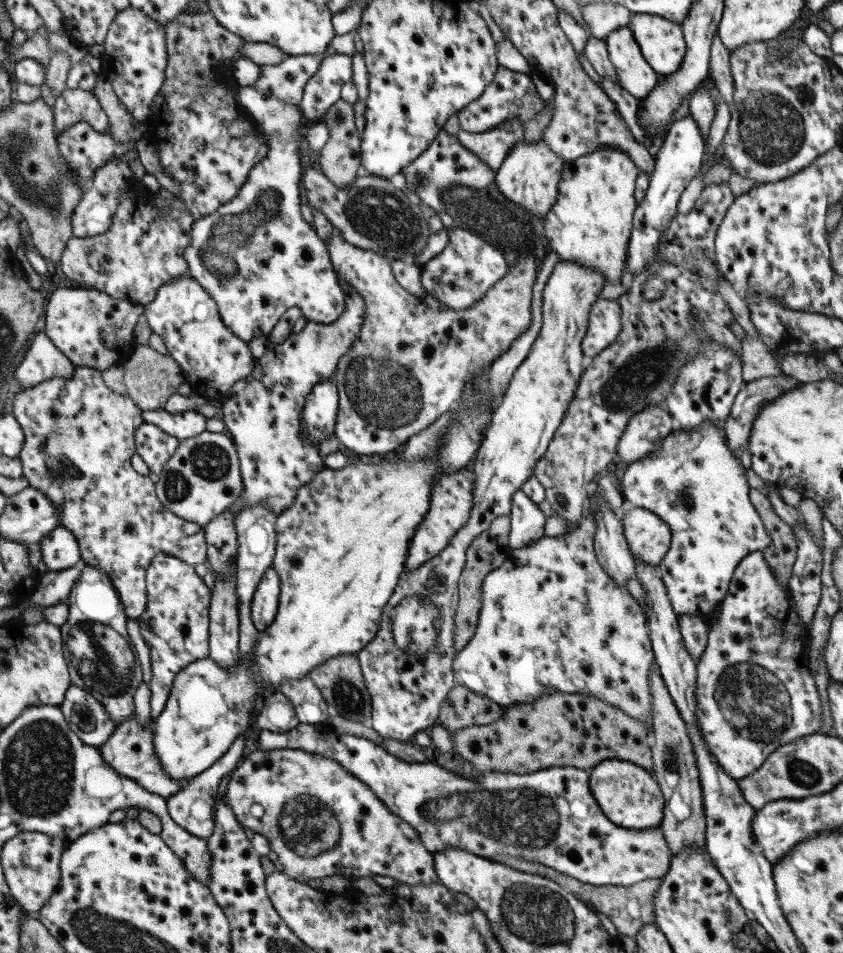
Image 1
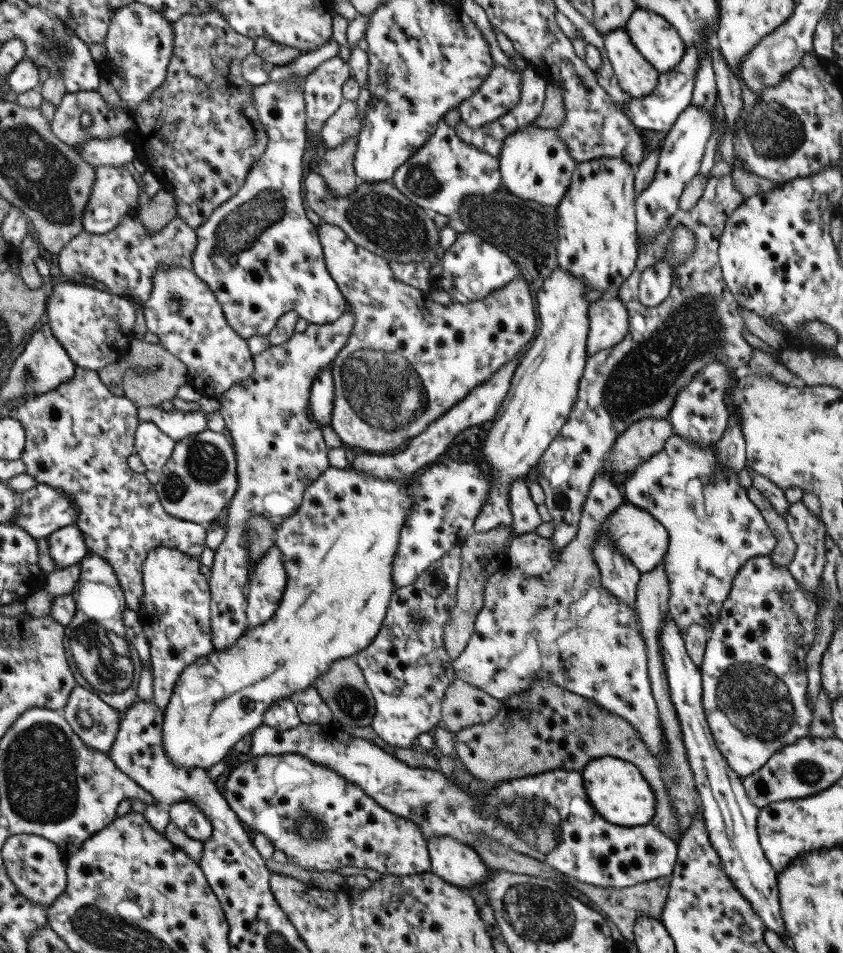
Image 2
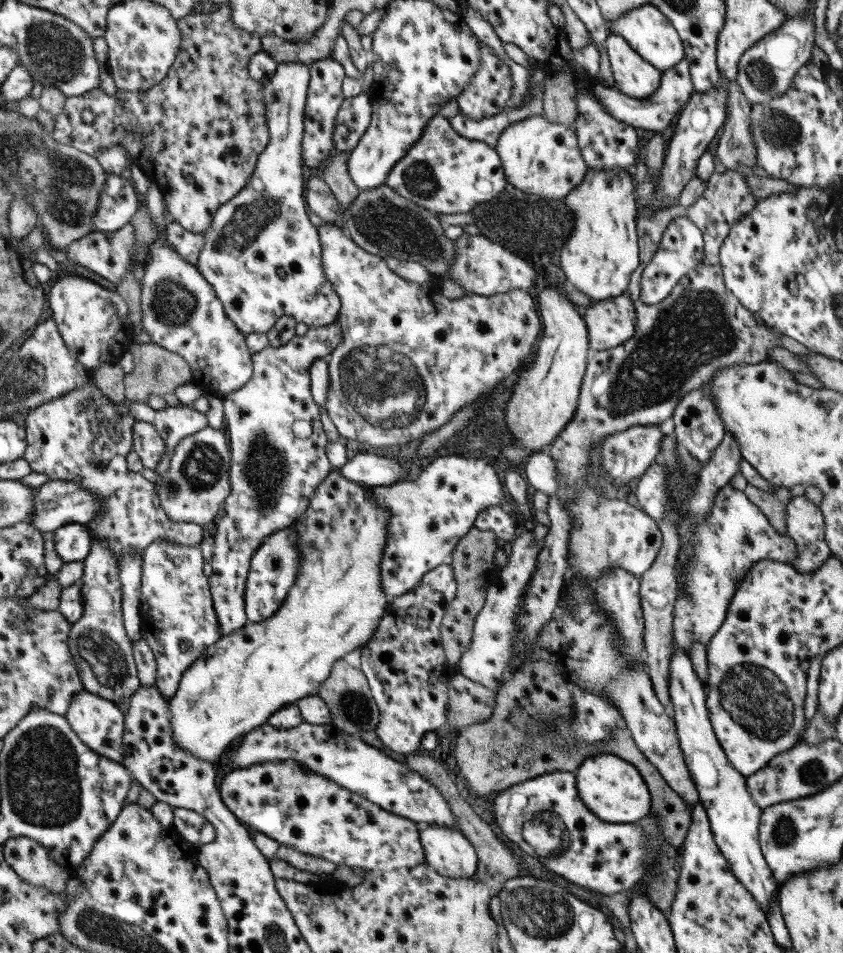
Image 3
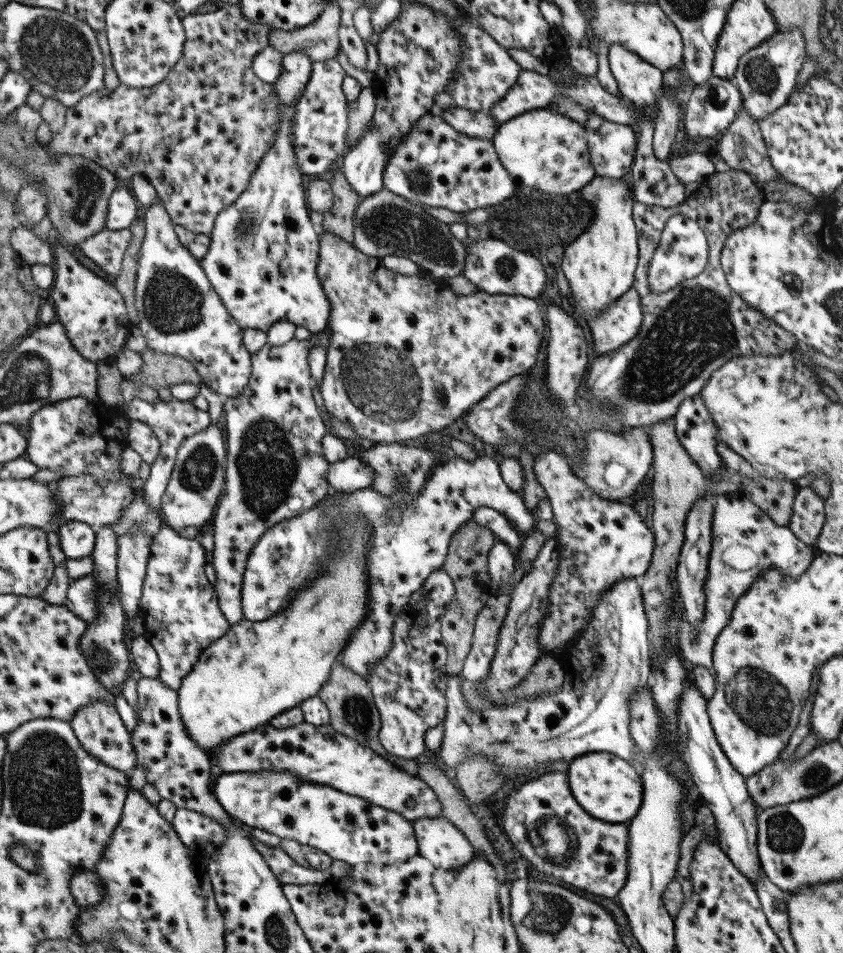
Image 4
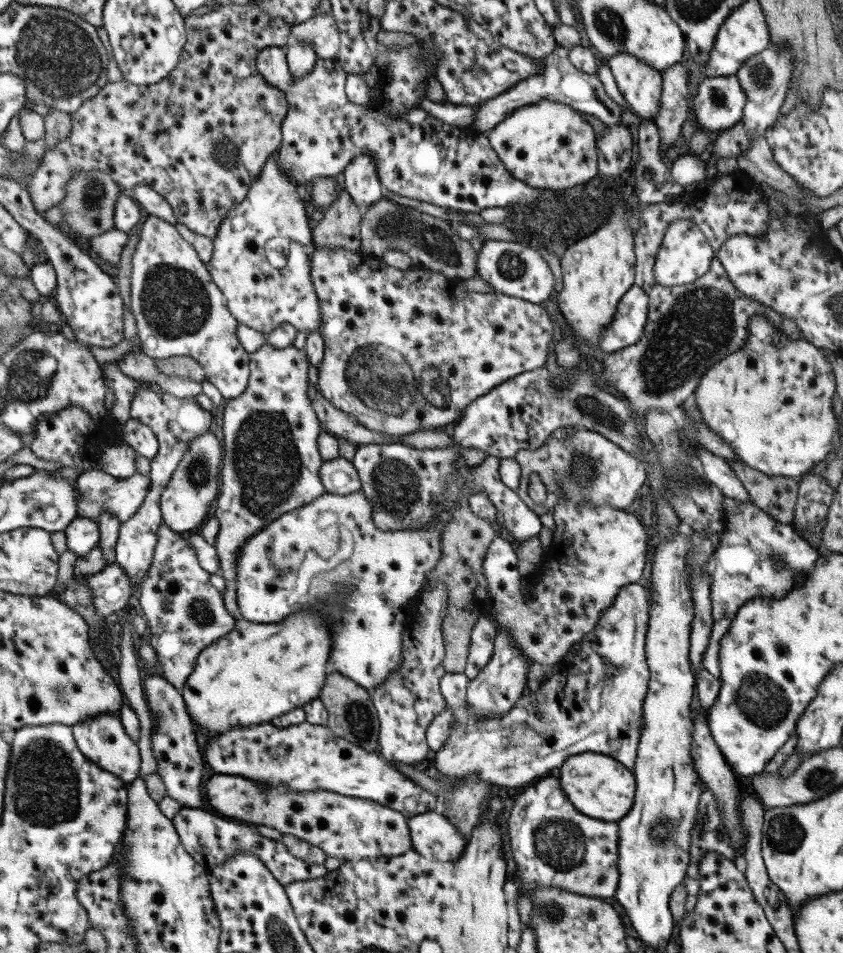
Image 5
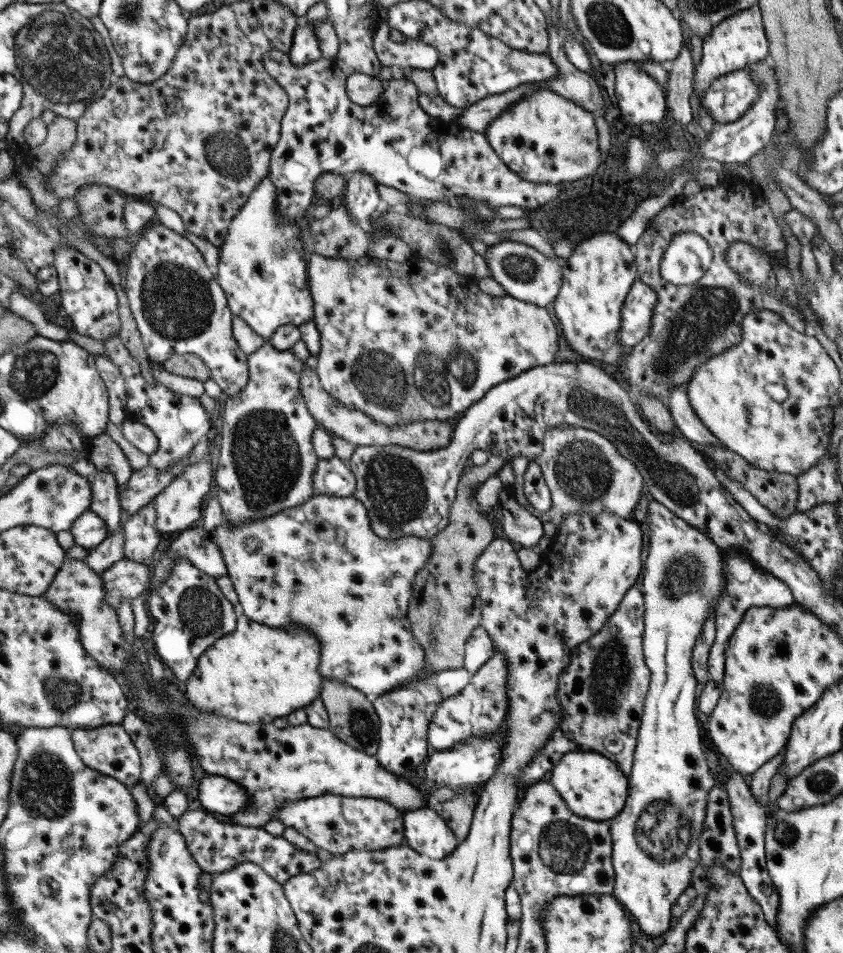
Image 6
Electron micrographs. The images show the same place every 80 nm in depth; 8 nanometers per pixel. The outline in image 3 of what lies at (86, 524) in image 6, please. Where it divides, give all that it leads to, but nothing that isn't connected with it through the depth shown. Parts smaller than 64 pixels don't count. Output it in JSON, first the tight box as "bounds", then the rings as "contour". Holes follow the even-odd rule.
{"bounds":[54,524,92,563],"contour":[[[69,524],[54,530],[55,553],[63,563],[82,562],[89,554],[92,538],[86,526]]]}

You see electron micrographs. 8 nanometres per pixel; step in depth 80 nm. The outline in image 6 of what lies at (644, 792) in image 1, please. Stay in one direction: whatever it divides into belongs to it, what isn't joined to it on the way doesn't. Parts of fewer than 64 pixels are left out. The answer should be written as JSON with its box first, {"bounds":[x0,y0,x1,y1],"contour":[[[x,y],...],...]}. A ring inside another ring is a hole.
{"bounds":[546,752,628,821],"contour":[[[567,752],[546,776],[561,800],[574,815],[608,821],[619,814],[627,798],[628,778],[619,767],[597,753]]]}

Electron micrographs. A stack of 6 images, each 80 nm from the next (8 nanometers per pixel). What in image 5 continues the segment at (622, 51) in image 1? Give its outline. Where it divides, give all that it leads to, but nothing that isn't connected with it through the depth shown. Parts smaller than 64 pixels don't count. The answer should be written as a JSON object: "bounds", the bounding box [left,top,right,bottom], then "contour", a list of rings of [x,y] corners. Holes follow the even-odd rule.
{"bounds":[604,53,661,121],"contour":[[[627,53],[612,54],[604,61],[624,98],[623,105],[635,116],[653,121],[658,113],[661,72]]]}

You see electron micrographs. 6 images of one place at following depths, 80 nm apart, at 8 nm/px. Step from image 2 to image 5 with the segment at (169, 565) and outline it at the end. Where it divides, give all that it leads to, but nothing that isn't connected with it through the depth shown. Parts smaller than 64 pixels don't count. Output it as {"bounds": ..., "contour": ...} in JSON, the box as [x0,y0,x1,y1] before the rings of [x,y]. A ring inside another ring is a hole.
{"bounds":[137,523,235,691],"contour":[[[162,523],[156,537],[152,562],[142,580],[137,602],[147,624],[159,675],[179,691],[201,650],[233,629],[235,620],[225,610],[221,593],[209,582],[184,535],[174,533]]]}

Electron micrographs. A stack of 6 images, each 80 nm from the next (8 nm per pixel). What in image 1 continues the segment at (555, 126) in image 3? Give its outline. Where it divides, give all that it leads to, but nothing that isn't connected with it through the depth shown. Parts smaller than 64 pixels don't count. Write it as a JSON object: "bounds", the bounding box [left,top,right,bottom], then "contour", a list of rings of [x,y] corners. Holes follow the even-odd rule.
{"bounds":[494,138,568,216],"contour":[[[543,138],[531,143],[518,141],[504,156],[495,171],[494,185],[507,200],[518,204],[533,216],[545,216],[555,202],[558,193],[558,180],[563,170],[568,169],[567,161],[549,151]]]}

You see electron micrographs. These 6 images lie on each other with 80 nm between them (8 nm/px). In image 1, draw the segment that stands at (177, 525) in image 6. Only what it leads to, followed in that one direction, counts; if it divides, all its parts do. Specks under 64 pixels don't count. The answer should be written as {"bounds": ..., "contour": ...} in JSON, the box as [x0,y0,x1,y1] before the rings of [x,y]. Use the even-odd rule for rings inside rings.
{"bounds":[154,431,243,528],"contour":[[[203,431],[197,436],[181,440],[175,452],[165,461],[163,470],[158,474],[157,483],[154,484],[154,490],[157,500],[169,513],[203,528],[211,518],[223,513],[229,504],[233,504],[243,491],[238,456],[230,437],[224,433]]]}

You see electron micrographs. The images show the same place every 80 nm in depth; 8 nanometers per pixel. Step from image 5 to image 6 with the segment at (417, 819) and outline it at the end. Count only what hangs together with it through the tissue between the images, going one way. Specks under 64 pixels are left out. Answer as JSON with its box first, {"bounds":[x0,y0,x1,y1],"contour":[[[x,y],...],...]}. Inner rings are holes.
{"bounds":[403,807,458,860],"contour":[[[430,807],[403,810],[404,842],[417,854],[431,860],[445,858],[458,845],[446,822]]]}

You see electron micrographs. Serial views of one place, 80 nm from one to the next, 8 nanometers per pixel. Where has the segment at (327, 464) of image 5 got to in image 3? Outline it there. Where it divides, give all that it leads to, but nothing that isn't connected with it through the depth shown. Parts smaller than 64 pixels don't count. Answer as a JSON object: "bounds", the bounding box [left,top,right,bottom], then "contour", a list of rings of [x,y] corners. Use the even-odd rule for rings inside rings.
{"bounds":[334,453,404,488],"contour":[[[357,453],[334,470],[347,479],[347,482],[371,488],[393,485],[402,474],[404,466],[381,455]]]}

